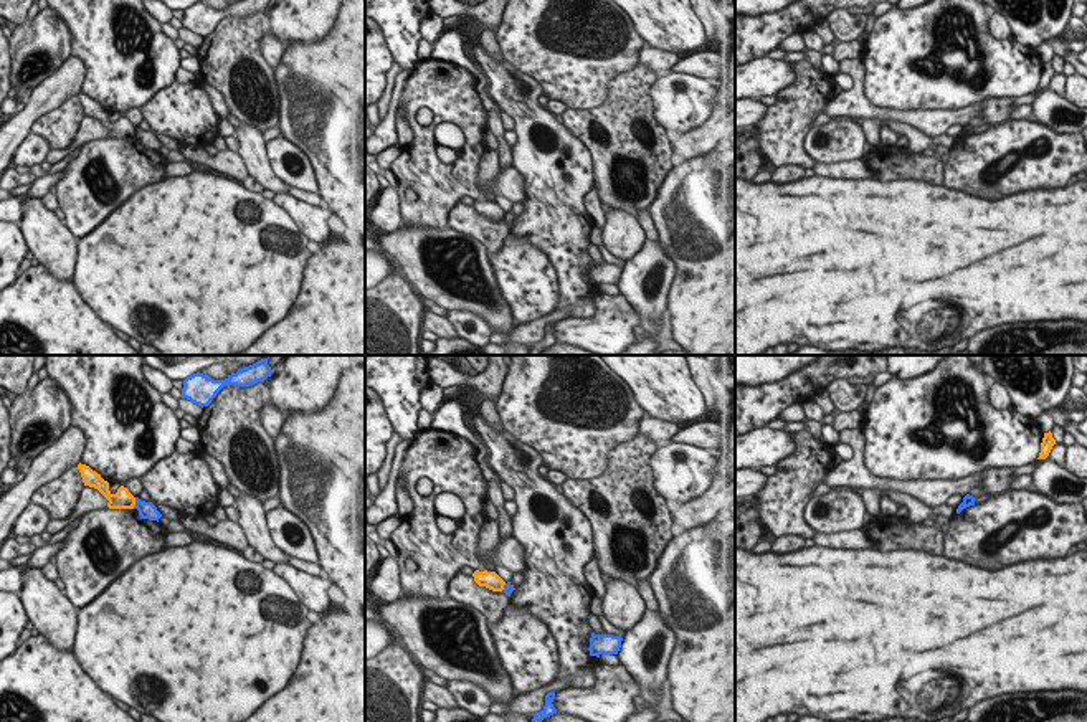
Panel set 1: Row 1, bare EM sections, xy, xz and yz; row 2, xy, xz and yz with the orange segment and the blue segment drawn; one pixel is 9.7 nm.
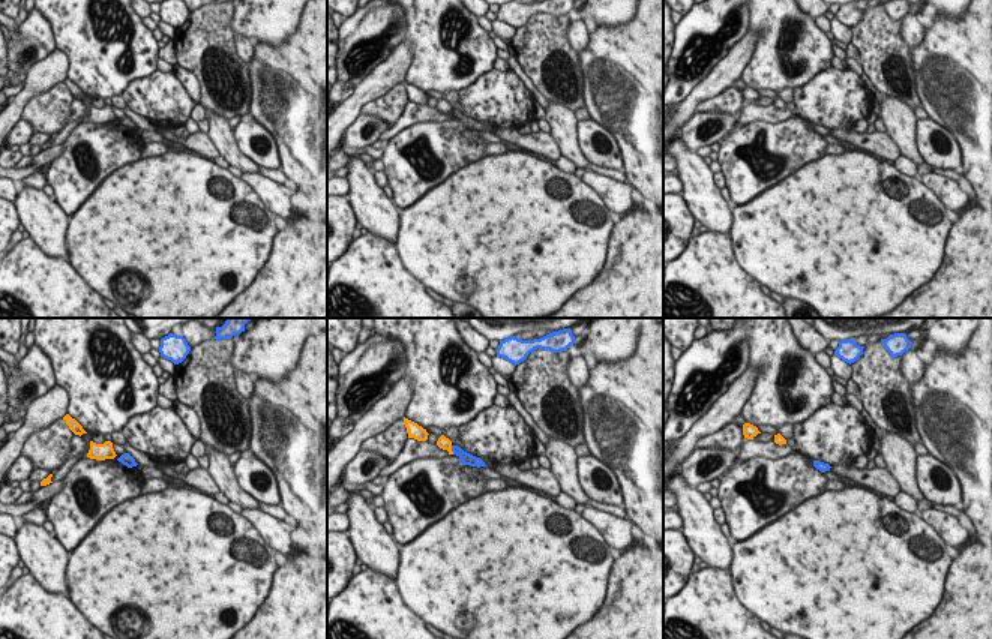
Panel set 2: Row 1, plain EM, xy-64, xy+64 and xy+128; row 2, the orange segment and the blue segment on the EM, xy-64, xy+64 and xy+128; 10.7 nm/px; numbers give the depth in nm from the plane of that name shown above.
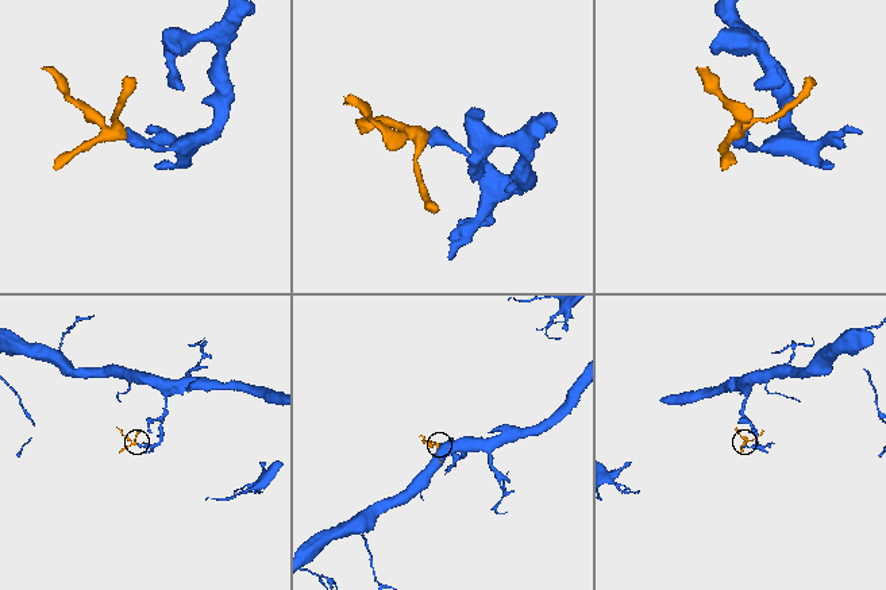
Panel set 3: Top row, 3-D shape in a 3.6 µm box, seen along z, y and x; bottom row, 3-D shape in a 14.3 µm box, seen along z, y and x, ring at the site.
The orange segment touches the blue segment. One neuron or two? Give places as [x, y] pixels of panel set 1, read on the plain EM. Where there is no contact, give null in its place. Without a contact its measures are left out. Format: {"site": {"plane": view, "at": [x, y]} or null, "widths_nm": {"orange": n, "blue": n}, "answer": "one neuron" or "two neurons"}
{"site": {"plane": "xy", "at": [134, 132]}, "widths_nm": {"orange": 190, "blue": 160}, "answer": "two neurons"}

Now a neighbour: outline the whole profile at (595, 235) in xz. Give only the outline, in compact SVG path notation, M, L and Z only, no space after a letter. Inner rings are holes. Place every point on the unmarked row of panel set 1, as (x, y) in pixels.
M593 225L591 231L590 231L590 243L595 245L600 251L601 259L605 261L605 264L613 264L613 266L624 266L624 261L619 258L615 258L603 245L603 238L601 238L601 230L598 226Z

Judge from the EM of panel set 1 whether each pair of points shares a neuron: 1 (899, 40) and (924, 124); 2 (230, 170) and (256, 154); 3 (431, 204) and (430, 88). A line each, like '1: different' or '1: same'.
1: different
2: different
3: same

